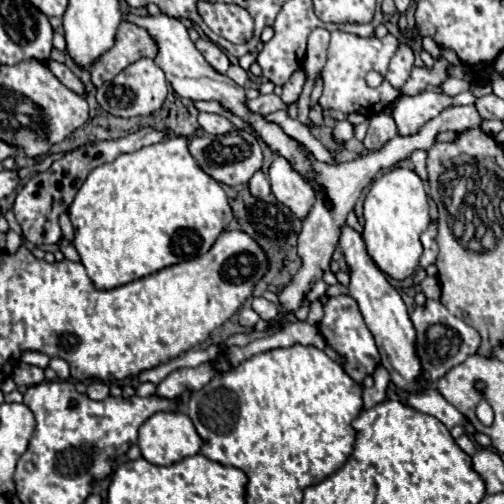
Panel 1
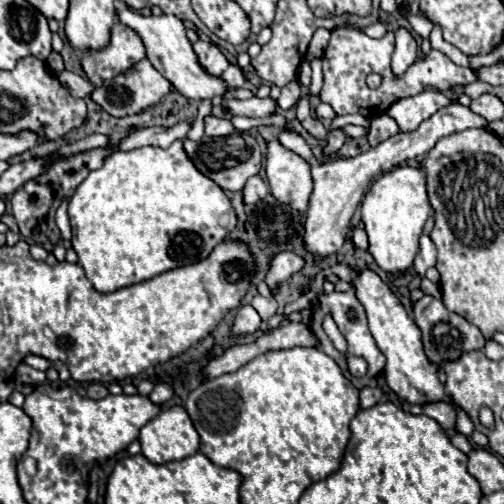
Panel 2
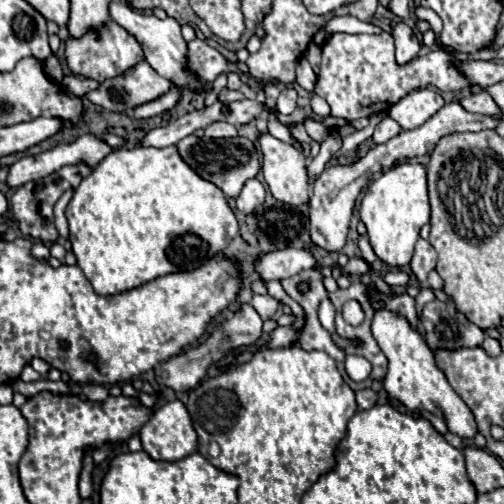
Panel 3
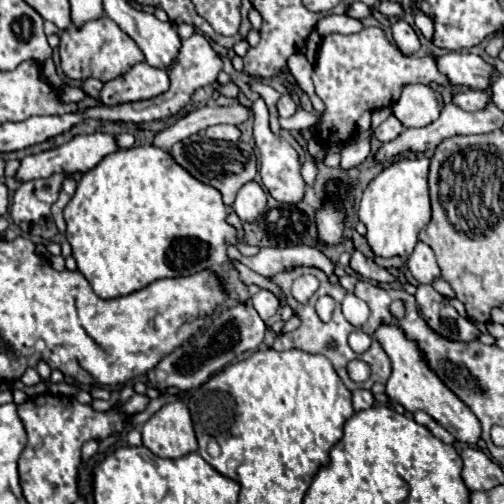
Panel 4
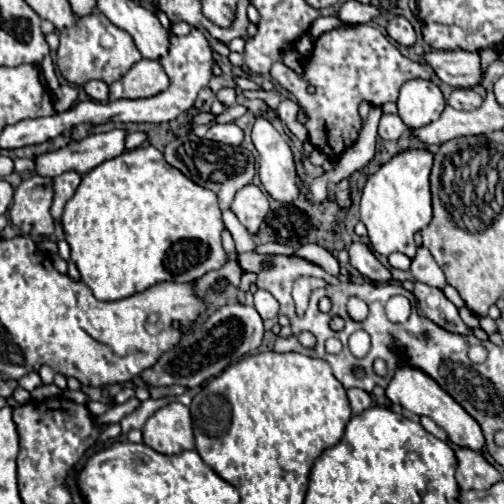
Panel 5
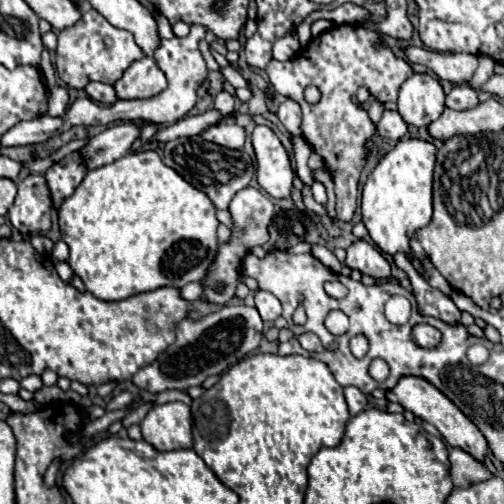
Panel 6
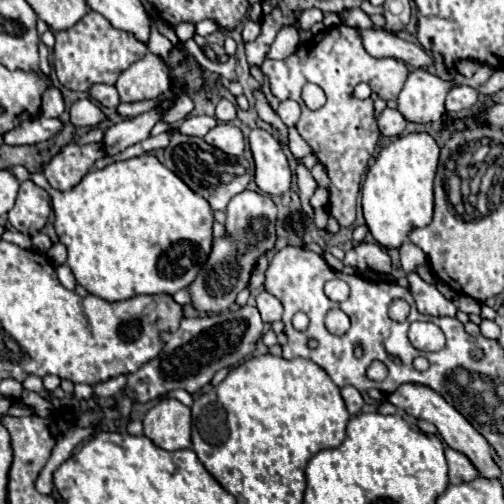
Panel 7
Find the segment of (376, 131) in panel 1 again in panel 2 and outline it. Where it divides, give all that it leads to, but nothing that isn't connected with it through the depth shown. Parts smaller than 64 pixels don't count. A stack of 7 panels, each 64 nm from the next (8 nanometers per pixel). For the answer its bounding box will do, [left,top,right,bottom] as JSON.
[366,114,400,146]

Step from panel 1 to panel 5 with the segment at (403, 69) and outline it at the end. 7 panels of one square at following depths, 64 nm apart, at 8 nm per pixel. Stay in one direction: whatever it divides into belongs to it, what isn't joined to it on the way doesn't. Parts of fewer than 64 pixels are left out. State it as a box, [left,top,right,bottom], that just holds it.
[386,16,416,46]

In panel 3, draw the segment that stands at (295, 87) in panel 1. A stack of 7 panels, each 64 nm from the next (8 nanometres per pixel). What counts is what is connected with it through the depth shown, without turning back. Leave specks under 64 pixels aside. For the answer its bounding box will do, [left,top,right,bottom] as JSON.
[276,88,296,114]

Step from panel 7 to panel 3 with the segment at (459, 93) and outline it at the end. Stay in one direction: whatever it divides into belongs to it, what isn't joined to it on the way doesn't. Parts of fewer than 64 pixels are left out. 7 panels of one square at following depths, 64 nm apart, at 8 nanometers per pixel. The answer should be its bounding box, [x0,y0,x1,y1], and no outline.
[460,92,502,116]

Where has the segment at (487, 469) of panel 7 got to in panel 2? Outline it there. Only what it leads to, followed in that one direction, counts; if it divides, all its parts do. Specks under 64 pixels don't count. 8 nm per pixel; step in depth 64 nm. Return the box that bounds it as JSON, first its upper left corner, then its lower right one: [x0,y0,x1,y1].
[352,268,474,436]

